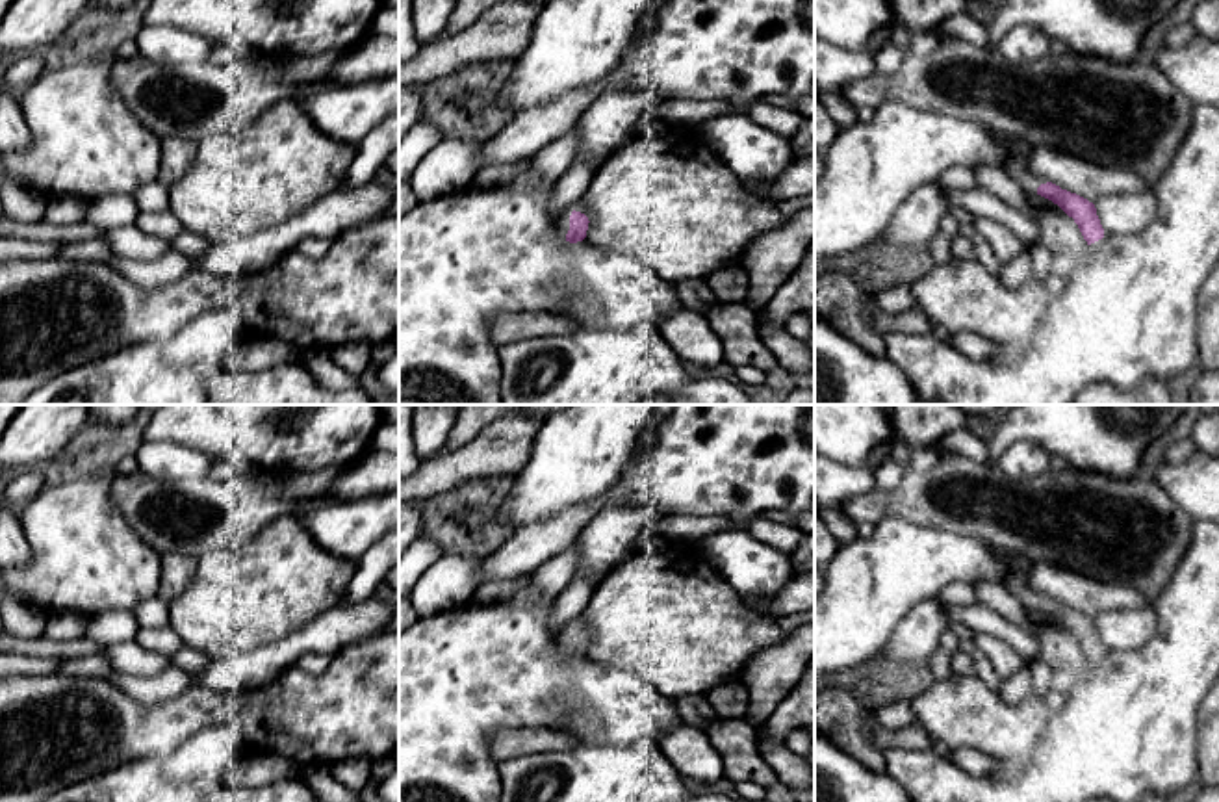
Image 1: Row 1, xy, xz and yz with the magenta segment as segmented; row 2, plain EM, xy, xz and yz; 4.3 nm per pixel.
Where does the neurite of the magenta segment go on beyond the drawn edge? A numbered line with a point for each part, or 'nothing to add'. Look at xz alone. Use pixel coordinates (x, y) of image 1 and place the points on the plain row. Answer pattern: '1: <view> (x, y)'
1: xz (579, 622)

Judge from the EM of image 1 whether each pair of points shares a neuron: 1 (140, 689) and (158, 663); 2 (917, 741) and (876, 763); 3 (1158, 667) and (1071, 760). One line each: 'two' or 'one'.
1: two
2: one
3: one

